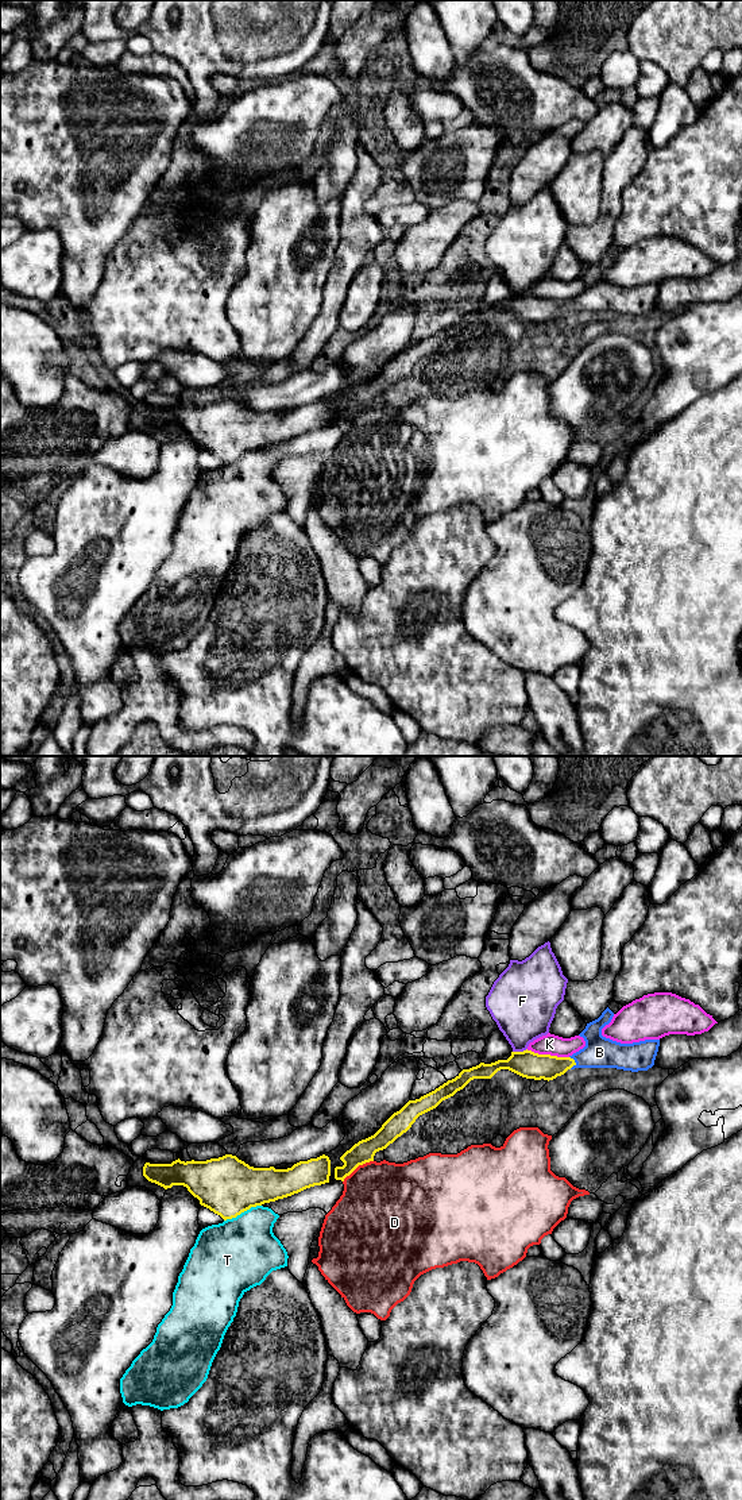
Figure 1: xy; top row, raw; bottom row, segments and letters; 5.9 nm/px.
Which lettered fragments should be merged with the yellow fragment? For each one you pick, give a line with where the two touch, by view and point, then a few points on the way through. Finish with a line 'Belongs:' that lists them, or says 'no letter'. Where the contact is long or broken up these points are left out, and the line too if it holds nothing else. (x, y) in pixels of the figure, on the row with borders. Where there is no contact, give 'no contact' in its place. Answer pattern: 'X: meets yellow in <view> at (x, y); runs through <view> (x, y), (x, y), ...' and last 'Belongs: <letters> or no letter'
B: meets yellow in xy at (575, 1063)
Belongs: B

